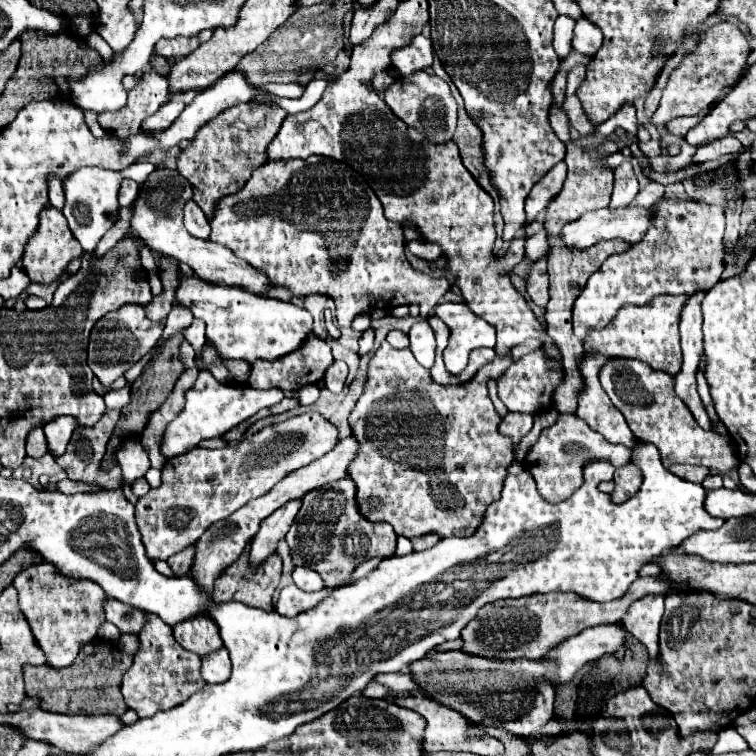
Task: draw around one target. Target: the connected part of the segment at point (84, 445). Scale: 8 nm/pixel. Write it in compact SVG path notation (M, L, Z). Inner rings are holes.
M108 410L102 420L94 426L94 428L76 428L72 434L72 440L68 444L68 450L64 456L56 458L56 462L66 470L70 480L78 480L78 482L86 482L86 484L94 484L102 490L116 490L122 488L122 482L118 478L118 472L102 472L100 470L100 462L106 454L106 444L114 432L114 426L118 422L118 410Z

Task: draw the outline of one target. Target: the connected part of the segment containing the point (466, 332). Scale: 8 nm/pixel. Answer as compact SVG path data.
M444 302L434 314L450 328L450 342L444 350L444 364L450 372L460 372L468 364L468 354L474 348L494 348L494 326L474 314L464 302Z

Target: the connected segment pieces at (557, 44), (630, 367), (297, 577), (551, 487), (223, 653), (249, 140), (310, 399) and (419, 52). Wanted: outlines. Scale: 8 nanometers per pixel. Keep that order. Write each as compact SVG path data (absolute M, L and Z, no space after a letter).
M558 16L554 24L554 48L560 58L566 58L568 52L572 50L572 30L574 30L574 20L568 16Z
M614 358L602 368L600 382L612 404L624 414L636 442L654 444L658 448L664 468L672 464L700 464L724 474L736 468L740 462L728 436L720 436L714 430L702 430L696 426L690 410L676 396L674 378L670 374L652 370L640 360Z
M296 566L292 570L292 580L304 592L316 592L324 588L324 580L320 578L320 574L310 570L308 566Z
M560 414L558 420L548 426L540 440L534 444L532 448L532 464L528 466L528 462L524 464L524 468L534 476L536 484L538 484L538 492L544 496L544 500L548 502L562 502L566 498L570 498L574 494L574 490L578 490L582 486L582 464L586 462L586 458L606 458L610 460L616 468L624 466L630 462L630 454L632 450L620 444L610 444L608 440L604 440L602 434L594 432L582 418L578 418L576 414Z
M220 648L216 654L202 658L202 678L208 684L220 684L230 678L230 658L226 648Z
M238 104L226 108L216 118L206 122L190 144L178 154L176 170L190 182L194 188L192 200L202 206L208 218L214 218L220 198L236 194L244 182L248 182L252 170L258 166L258 158L266 156L268 142L272 142L284 118L286 110L276 104Z
M306 385L297 391L287 390L285 395L294 395L299 399L300 405L307 406L318 400L320 387L316 385Z
M416 36L410 46L392 52L392 68L400 76L408 76L418 70L428 70L430 66L432 66L432 44L424 36Z

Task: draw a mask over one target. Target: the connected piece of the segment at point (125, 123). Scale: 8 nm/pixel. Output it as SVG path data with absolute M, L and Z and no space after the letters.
M148 70L142 74L140 84L128 90L126 106L116 112L100 112L98 124L116 138L126 140L128 136L138 134L140 122L168 100L170 90L166 76L156 70Z

